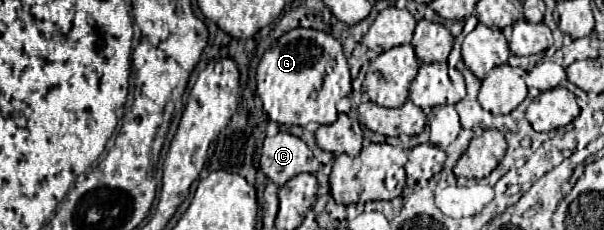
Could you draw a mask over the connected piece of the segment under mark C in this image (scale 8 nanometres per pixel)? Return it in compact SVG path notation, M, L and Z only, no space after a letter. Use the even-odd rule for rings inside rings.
M278 132L276 136L264 140L260 170L270 182L284 186L290 178L302 172L314 174L318 170L318 160L300 138L288 132Z

